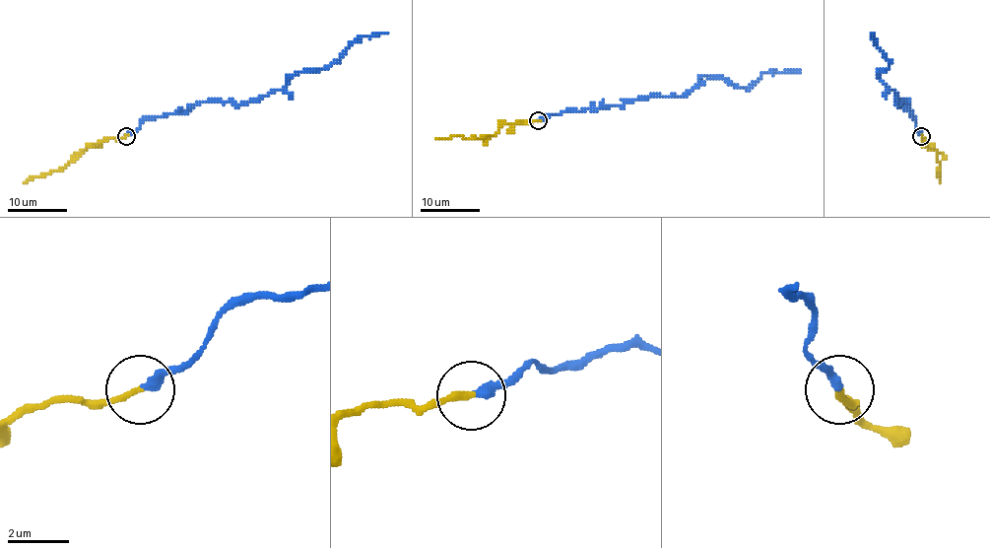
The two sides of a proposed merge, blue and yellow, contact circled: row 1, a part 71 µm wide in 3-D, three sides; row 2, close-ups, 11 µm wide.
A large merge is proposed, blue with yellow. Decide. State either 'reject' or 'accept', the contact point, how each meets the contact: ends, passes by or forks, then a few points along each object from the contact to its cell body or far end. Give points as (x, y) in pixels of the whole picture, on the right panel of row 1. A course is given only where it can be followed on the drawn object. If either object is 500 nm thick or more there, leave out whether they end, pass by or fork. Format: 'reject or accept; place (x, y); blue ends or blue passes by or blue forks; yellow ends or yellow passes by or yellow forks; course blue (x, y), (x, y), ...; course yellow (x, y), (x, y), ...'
reject; place (921, 136); blue ends; yellow ends; course blue (921, 135), (907, 101), (895, 103), (897, 94), (878, 76), (889, 67), (889, 59), (872, 34); course yellow (921, 135), (924, 144), (938, 153), (939, 181)

